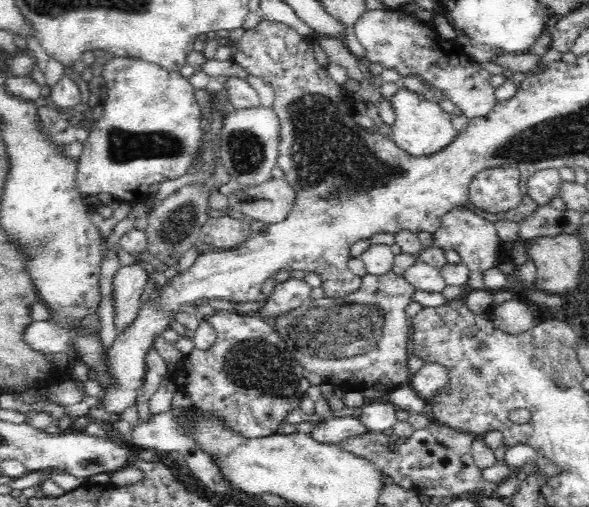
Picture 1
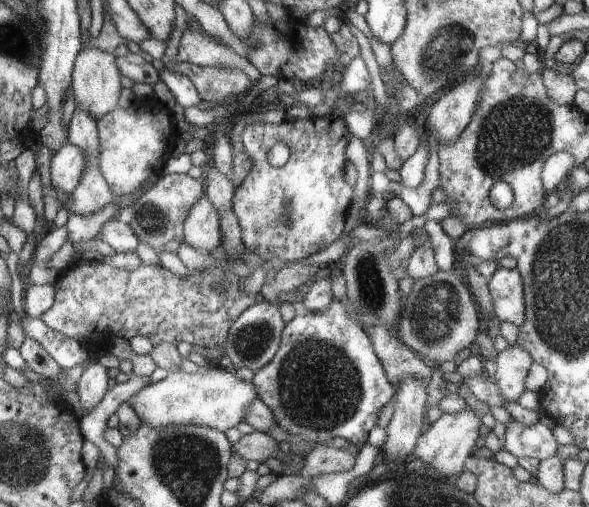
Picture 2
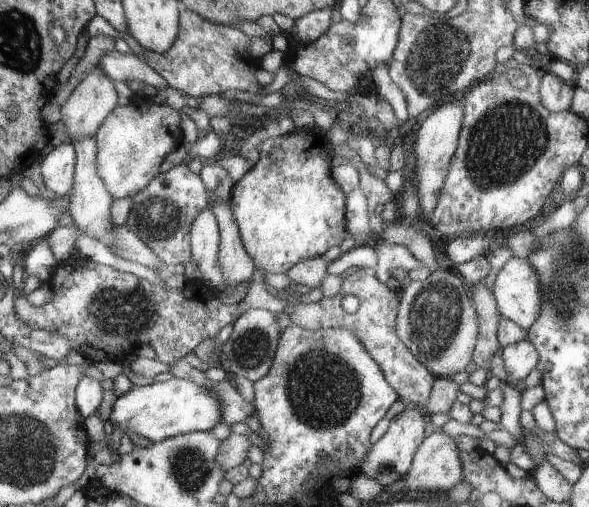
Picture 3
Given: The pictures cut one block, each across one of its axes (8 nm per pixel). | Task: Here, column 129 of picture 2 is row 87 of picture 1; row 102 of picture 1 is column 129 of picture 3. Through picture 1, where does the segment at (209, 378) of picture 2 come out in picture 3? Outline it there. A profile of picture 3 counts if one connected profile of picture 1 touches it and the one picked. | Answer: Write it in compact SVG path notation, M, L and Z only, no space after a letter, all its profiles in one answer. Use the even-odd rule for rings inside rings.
M178 377L147 386L134 385L130 392L114 402L109 420L123 436L138 434L151 443L192 431L210 431L222 421L219 400L199 384Z

